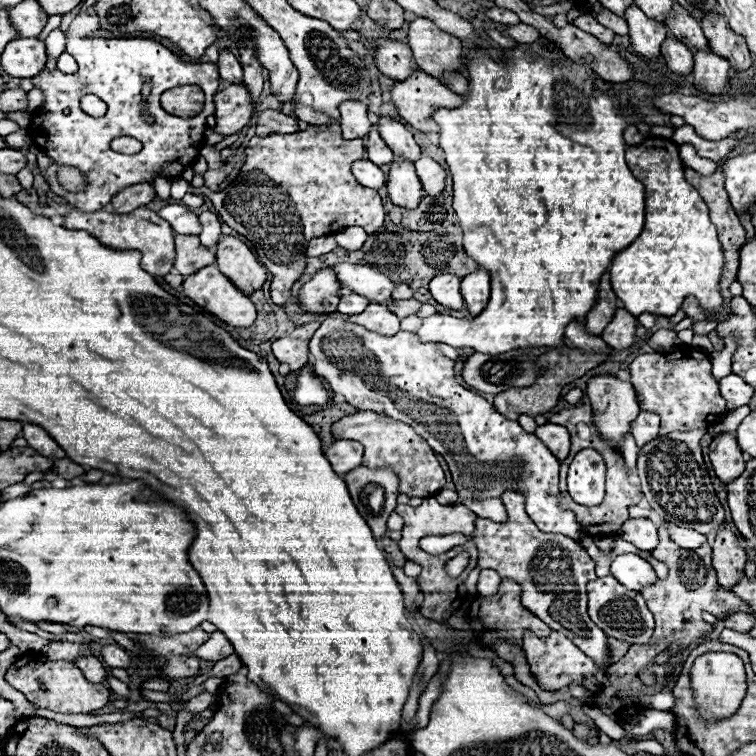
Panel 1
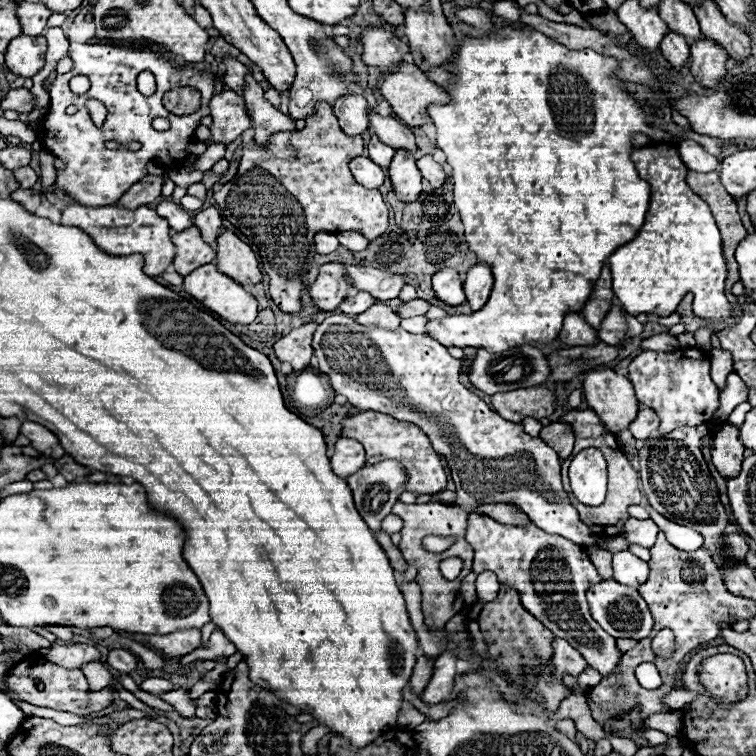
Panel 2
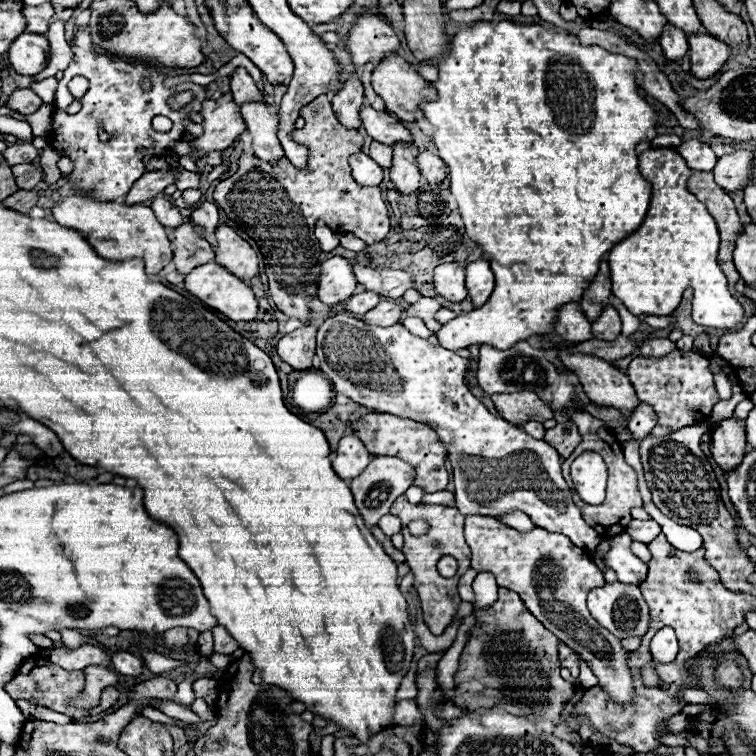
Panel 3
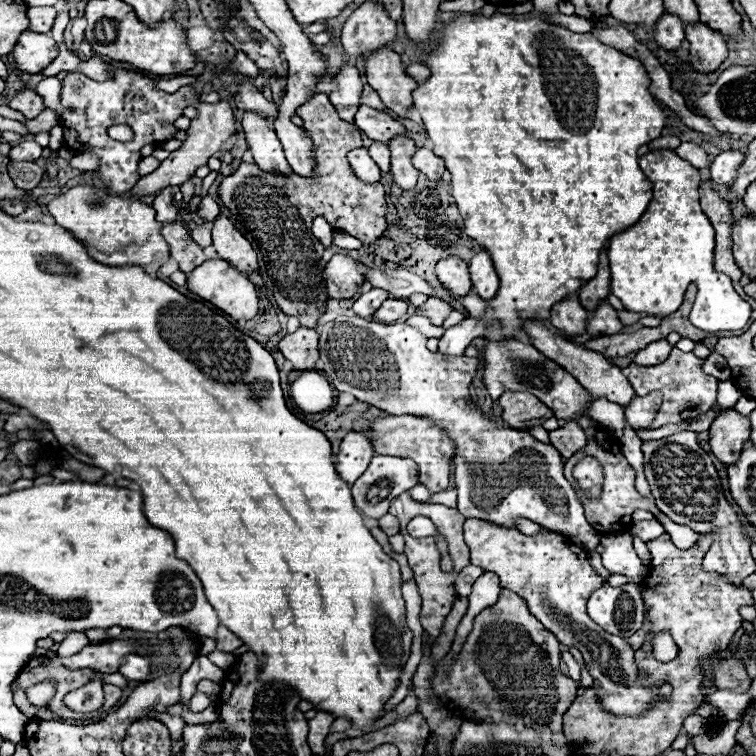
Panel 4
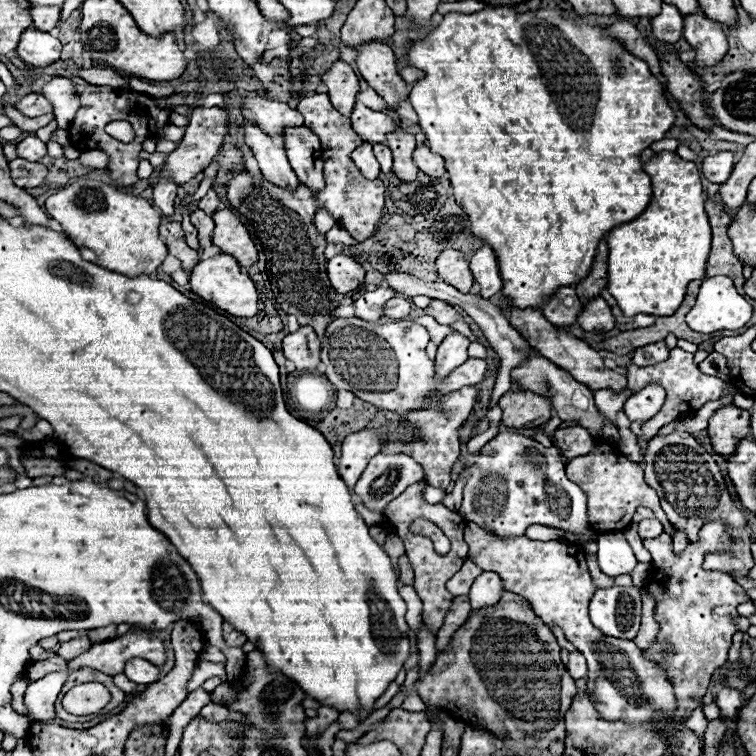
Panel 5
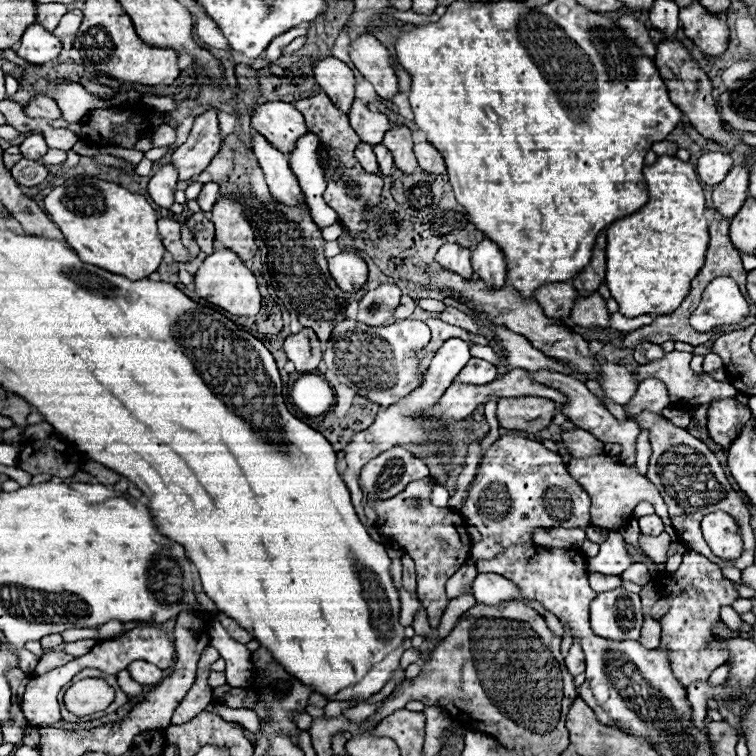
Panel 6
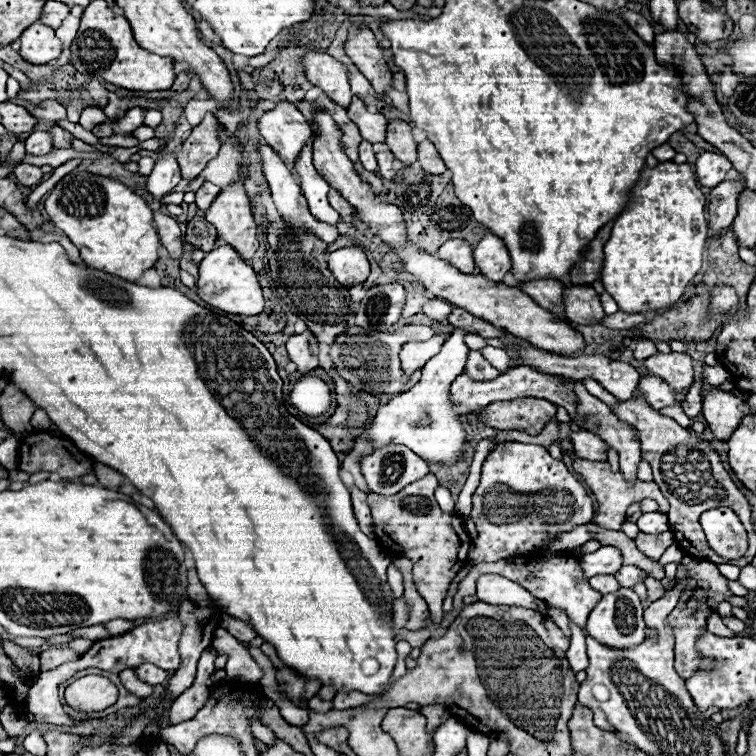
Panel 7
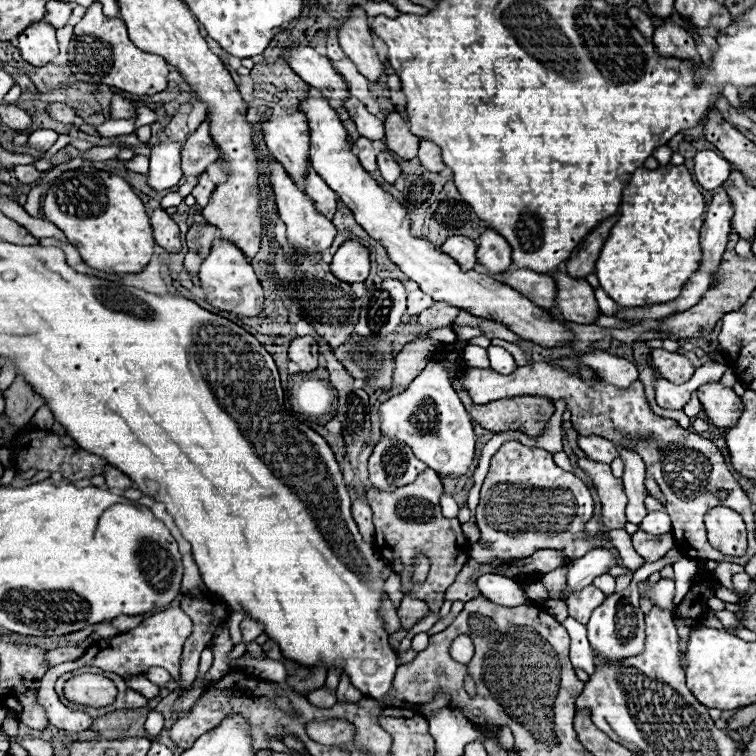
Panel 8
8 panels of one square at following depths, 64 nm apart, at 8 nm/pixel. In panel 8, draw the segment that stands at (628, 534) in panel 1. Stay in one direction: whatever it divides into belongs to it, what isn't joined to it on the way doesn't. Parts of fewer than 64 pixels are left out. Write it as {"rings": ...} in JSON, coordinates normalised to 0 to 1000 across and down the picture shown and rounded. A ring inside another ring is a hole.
{"rings":[[[857,677],[854,685],[847,690],[847,698],[857,706],[884,706],[889,704],[889,688],[881,677]]]}

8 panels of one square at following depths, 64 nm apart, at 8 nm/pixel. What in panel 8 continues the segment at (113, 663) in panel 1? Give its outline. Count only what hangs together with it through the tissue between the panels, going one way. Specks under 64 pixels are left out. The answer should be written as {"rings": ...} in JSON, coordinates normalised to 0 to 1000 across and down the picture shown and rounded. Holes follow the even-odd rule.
{"rings":[[[201,884],[201,886],[196,886],[193,897],[201,899],[204,905],[209,905],[209,907],[217,907],[217,905],[225,902],[225,892],[217,884]]]}

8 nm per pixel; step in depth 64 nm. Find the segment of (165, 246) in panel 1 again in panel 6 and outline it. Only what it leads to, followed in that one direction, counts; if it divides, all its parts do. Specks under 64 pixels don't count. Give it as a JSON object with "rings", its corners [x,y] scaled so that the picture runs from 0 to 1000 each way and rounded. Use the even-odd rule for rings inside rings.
{"rings":[[[106,230],[90,235],[82,246],[71,246],[58,262],[58,278],[114,349],[167,365],[169,370],[188,370],[212,352],[217,325],[206,302],[209,283],[190,259],[172,257],[156,243]]]}

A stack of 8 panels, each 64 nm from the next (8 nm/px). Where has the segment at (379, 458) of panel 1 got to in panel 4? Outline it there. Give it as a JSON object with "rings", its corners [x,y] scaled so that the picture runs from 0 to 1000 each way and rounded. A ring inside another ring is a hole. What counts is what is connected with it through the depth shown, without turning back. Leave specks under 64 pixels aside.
{"rings":[[[545,548],[537,550],[511,550],[495,556],[487,569],[487,579],[497,593],[497,601],[524,601],[545,606],[556,616],[556,638],[566,643],[571,651],[585,651],[595,638],[595,611],[603,601],[603,587],[566,553],[553,553]]]}

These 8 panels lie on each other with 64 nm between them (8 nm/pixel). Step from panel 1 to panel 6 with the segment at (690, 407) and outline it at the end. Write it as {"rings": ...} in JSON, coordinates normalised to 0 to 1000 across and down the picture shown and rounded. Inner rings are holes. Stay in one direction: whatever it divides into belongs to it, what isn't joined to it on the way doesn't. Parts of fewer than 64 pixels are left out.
{"rings":[[[892,463],[892,466],[881,468],[881,471],[873,474],[873,476],[849,481],[849,484],[844,487],[841,500],[844,500],[844,503],[852,503],[852,500],[870,500],[870,503],[876,503],[876,505],[884,511],[886,526],[889,526],[889,532],[892,532],[894,537],[910,537],[915,526],[918,526],[923,534],[934,534],[934,532],[939,532],[942,526],[963,526],[963,524],[968,526],[968,524],[976,521],[976,516],[974,516],[966,505],[942,503],[937,495],[931,495],[931,497],[923,503],[923,500],[918,497],[915,487],[913,487],[913,474],[915,474],[913,466],[897,466],[897,463]],[[849,571],[844,577],[844,598],[841,598],[841,619],[849,630],[857,627],[857,606],[860,606],[860,595],[857,595],[857,574]]]}

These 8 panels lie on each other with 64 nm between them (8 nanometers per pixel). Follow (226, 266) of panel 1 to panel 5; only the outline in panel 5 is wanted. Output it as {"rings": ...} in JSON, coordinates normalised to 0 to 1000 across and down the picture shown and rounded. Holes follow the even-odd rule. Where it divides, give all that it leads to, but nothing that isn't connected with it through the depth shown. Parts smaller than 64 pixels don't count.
{"rings":[[[294,275],[286,278],[280,283],[280,291],[286,296],[283,307],[280,307],[280,320],[299,336],[307,336],[320,354],[328,354],[339,341],[339,325],[328,310],[328,304],[323,302],[323,296],[317,294],[317,288],[304,278],[304,275]]]}

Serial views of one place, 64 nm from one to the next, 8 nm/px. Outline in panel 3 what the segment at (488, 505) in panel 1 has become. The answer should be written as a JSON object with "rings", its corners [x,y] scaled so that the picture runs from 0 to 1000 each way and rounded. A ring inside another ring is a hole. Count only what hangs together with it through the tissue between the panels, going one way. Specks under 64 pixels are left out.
{"rings":[[[690,677],[669,680],[669,683],[664,685],[664,690],[672,693],[672,696],[677,696],[677,698],[683,698],[683,701],[688,701],[688,704],[701,704],[701,701],[706,701],[704,688],[701,688],[696,680],[690,680]]]}

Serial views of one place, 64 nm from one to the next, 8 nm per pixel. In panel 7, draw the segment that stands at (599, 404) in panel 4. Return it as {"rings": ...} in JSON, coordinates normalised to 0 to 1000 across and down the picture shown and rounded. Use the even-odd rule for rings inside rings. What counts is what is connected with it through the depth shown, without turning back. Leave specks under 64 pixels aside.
{"rings":[[[685,460],[685,476],[683,481],[701,481],[709,484],[712,489],[725,489],[728,495],[741,495],[746,500],[778,500],[783,497],[786,503],[791,503],[804,519],[810,519],[817,529],[831,529],[835,526],[840,513],[845,508],[848,496],[828,479],[817,479],[810,476],[804,471],[796,468],[770,468],[770,471],[738,471],[738,468],[725,468],[709,460]]]}

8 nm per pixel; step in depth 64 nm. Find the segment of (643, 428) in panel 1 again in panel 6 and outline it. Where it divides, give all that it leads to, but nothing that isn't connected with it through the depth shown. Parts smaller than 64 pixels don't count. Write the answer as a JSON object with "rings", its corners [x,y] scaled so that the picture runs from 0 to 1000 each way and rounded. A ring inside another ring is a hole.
{"rings":[[[854,500],[852,505],[847,505],[841,521],[831,532],[831,545],[836,545],[836,548],[844,548],[847,542],[873,545],[884,537],[889,537],[889,532],[886,532],[878,505],[873,505],[868,500]]]}

